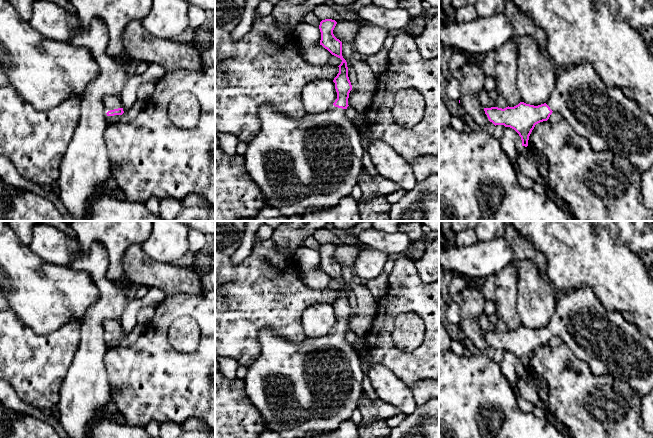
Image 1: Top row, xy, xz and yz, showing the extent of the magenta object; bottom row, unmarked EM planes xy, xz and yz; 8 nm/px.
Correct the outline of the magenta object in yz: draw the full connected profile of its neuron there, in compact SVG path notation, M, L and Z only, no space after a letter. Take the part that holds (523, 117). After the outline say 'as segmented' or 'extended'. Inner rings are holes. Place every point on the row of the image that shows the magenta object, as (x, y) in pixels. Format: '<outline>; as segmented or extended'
M587 61L558 70L557 84L548 100L534 106L520 102L514 107L484 108L490 122L514 129L528 146L529 136L535 125L547 121L553 112L558 112L586 138L594 151L610 151L627 159L642 173L653 165L653 117L644 112L635 100L627 98L621 88L609 86Z; extended

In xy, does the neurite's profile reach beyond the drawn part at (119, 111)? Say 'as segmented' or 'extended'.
extended

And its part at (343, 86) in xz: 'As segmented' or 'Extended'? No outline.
Extended

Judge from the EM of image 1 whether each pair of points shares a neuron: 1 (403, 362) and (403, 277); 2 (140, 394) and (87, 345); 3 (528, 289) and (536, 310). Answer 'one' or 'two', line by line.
1: one
2: two
3: one

